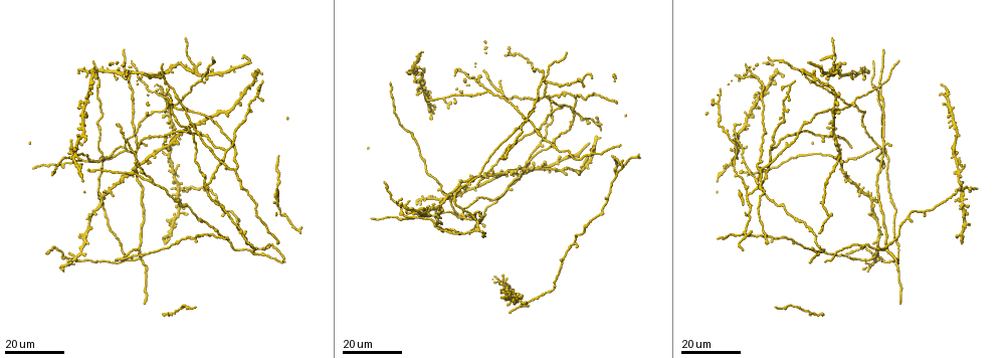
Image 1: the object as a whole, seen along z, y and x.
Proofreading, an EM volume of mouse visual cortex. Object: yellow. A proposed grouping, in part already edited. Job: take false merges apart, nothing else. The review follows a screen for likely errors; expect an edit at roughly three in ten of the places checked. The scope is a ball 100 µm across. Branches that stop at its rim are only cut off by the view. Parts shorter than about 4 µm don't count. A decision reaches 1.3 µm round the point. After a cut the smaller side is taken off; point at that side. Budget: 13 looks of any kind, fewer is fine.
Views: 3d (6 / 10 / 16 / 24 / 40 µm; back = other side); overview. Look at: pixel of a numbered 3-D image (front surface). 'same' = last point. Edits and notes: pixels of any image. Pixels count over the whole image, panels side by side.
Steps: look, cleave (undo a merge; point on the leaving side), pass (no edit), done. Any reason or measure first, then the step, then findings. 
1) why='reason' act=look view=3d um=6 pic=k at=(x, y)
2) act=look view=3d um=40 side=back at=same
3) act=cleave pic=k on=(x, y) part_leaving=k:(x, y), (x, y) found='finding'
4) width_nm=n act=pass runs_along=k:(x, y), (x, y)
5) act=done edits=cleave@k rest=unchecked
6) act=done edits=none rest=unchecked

why='two arms in line, one across' act=look view=3d um=24 pic=1 at=(440, 197)

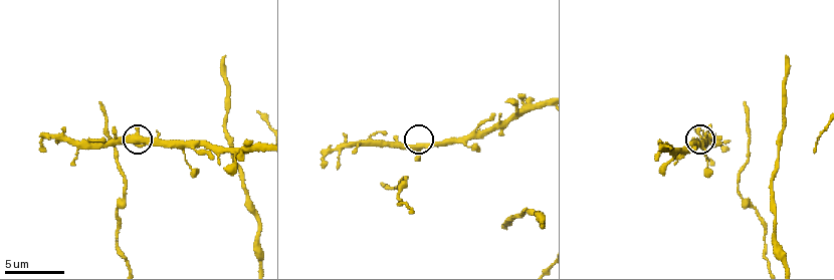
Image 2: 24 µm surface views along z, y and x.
act=look view=3d um=10 pic=2 at=(417, 147)

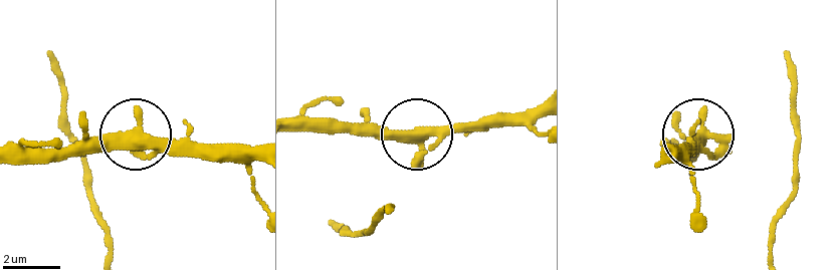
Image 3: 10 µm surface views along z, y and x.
arms=3 act=pass found='continuous, no second neuron'

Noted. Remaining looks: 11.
why='two arms in line, one across' act=look view=3d um=16 pic=1 at=(463, 215)

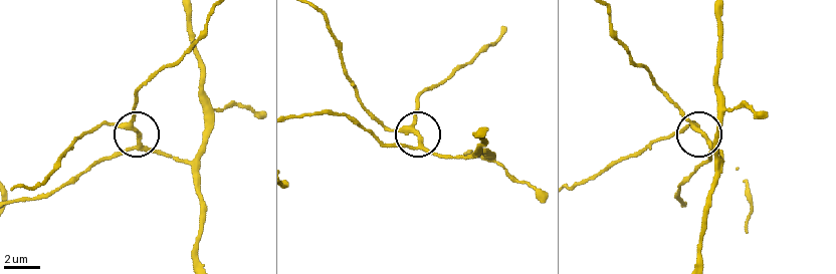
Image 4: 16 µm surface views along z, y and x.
act=look view=3d um=6 pic=4 at=(709, 145)

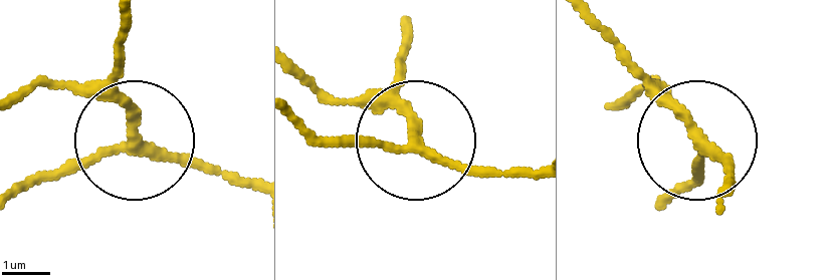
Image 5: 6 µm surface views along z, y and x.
why='from behind' act=look view=3d um=6 side=back pic=5 at=(694, 138)

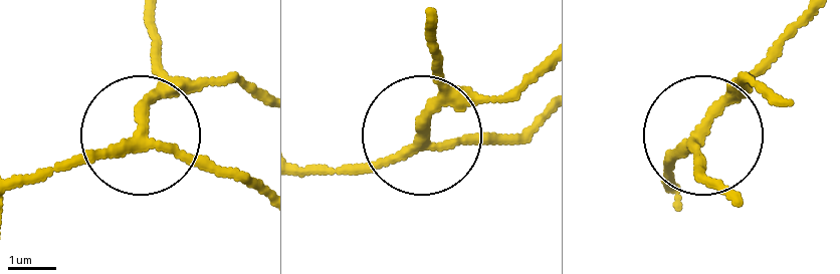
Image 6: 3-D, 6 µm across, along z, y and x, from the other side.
act=pass runs_along=6:(17, 188), (137, 140), (241, 180) found='one neuron here'

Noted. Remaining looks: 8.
why='four-way junction' act=look view=3d um=16 pic=1 at=(855, 103)

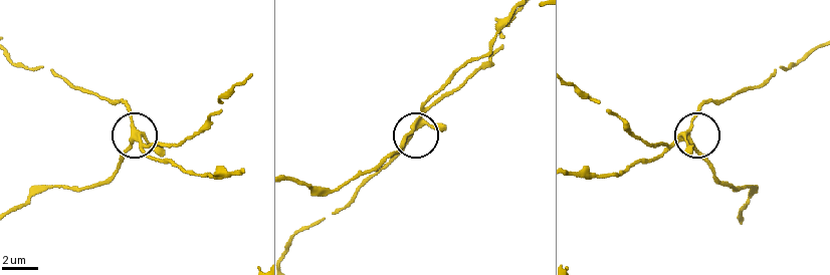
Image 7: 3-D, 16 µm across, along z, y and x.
why='zoom in' act=look view=3d um=10 pic=7 at=(685, 134)

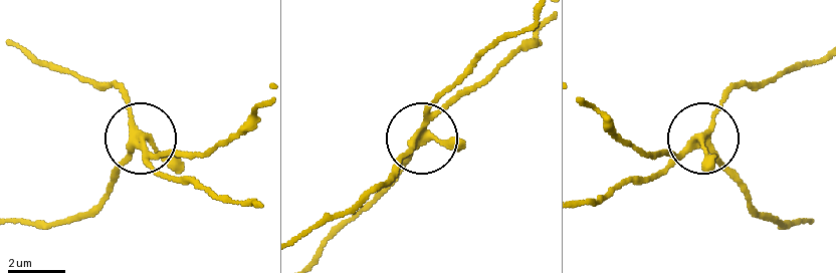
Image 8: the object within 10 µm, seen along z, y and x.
width_nm=230 act=cleave pic=8 on=(450, 97) part_leaving=8:(417, 134), (384, 182), (297, 235) found='a second neuron is stuck on'

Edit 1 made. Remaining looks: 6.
why='redraw' act=look view=overview

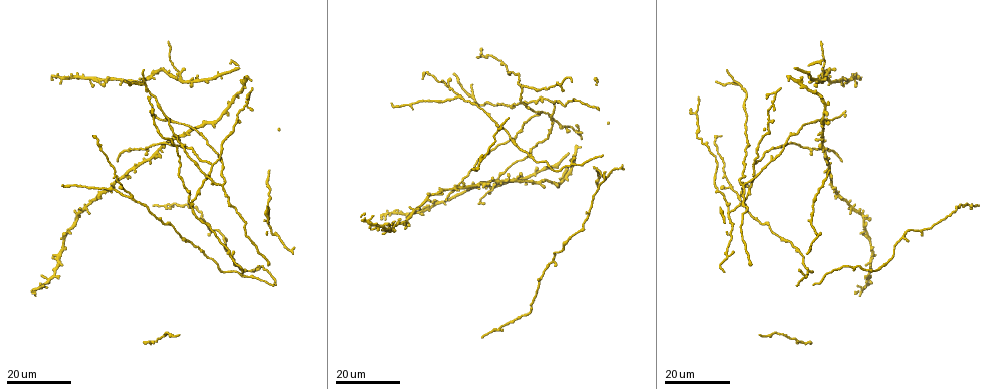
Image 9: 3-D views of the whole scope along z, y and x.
why='side arm on a straight run' act=look view=3d um=16 pic=9 at=(140, 150)

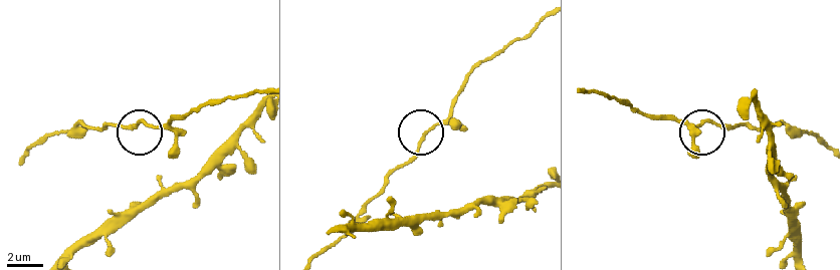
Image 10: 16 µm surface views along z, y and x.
why='zoom in' act=look view=3d um=6 pic=10 at=(154, 126)

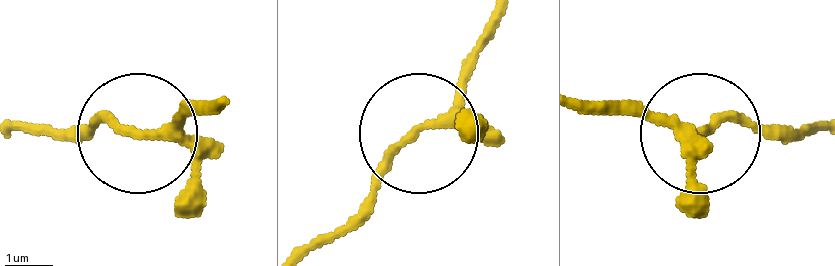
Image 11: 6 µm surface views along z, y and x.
act=look view=3d um=6 side=back pic=11 at=(138, 135)

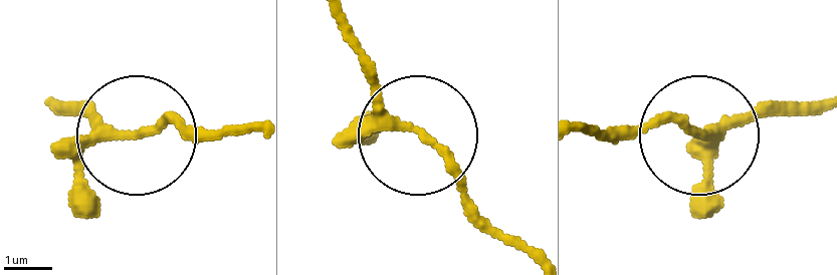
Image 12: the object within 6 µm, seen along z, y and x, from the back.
arms=3 act=pass runs_along=12:(331, 12), (383, 108), (522, 248) found='one neuron here'

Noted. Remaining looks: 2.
why='calibre changes' act=look view=3d um=16 pic=9 at=(755, 170)

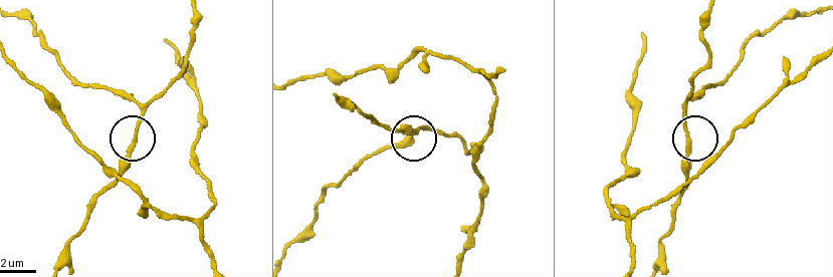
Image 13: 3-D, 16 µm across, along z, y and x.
act=look view=3d um=10 pic=13 at=(414, 130)

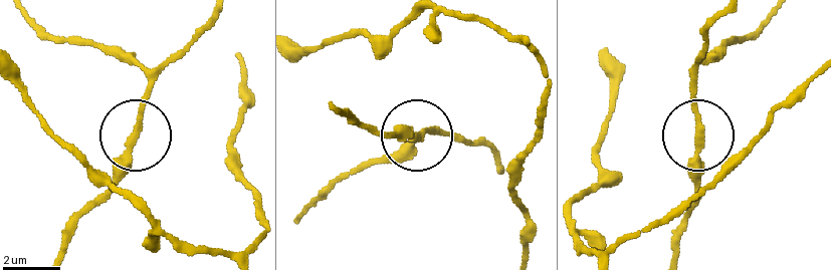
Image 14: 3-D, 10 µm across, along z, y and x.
act=pass runs_along=14:(217, 16), (152, 88), (131, 168), (107, 201) found='continuous, no second neuron'

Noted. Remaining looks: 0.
act=done edits=cleave@8 rest=unchecked

